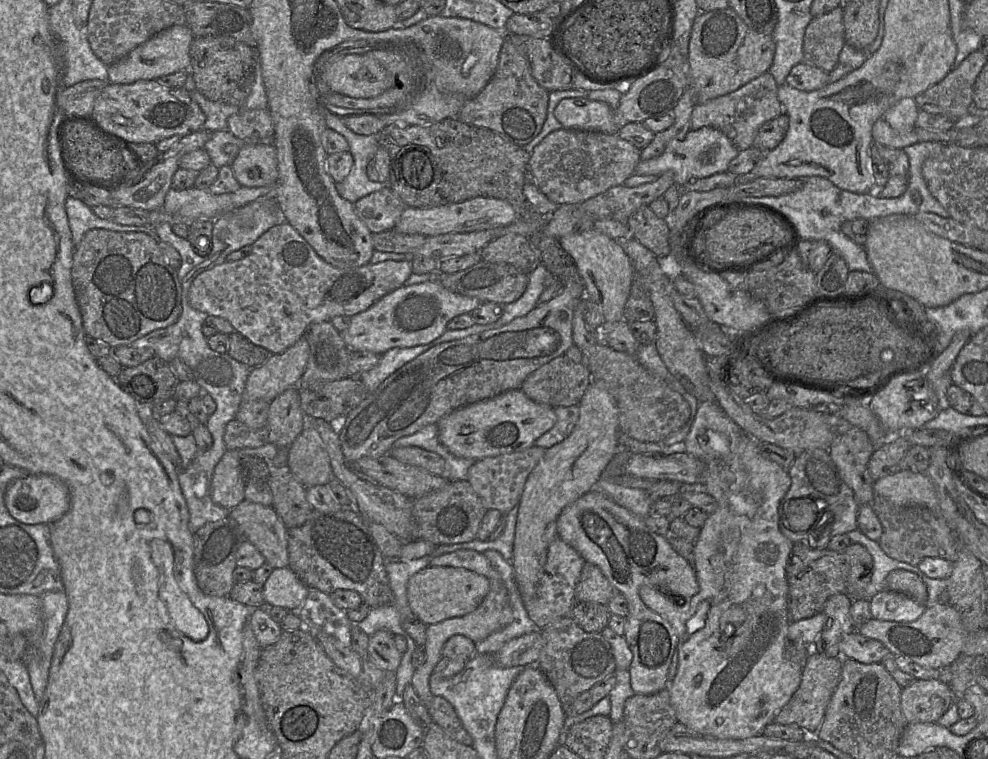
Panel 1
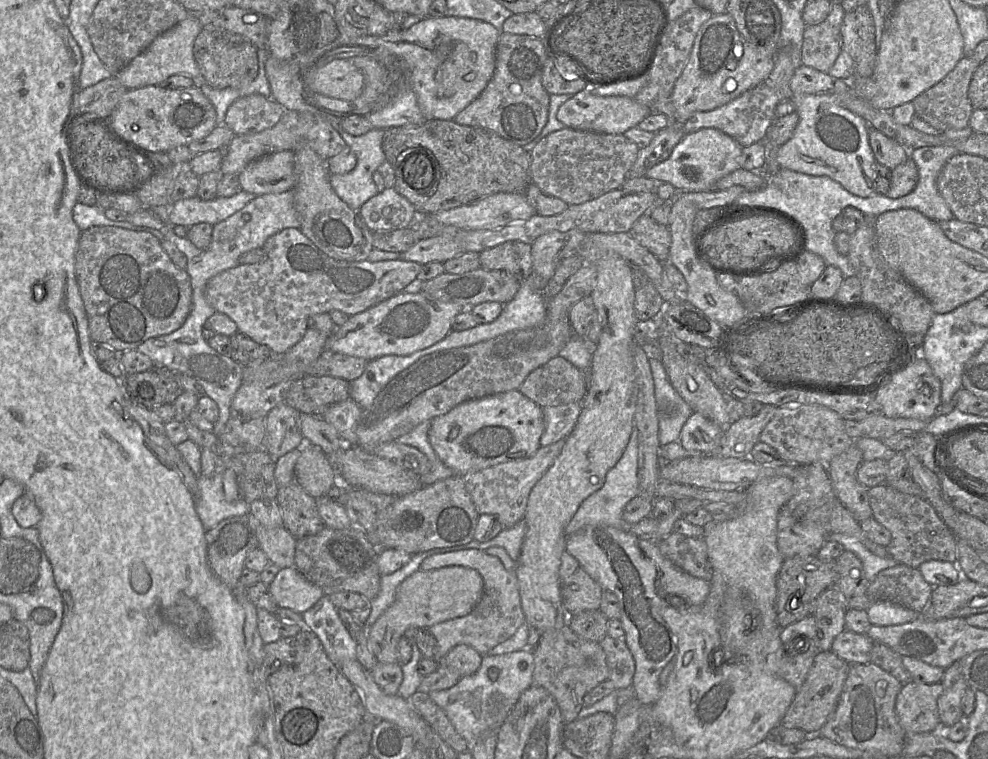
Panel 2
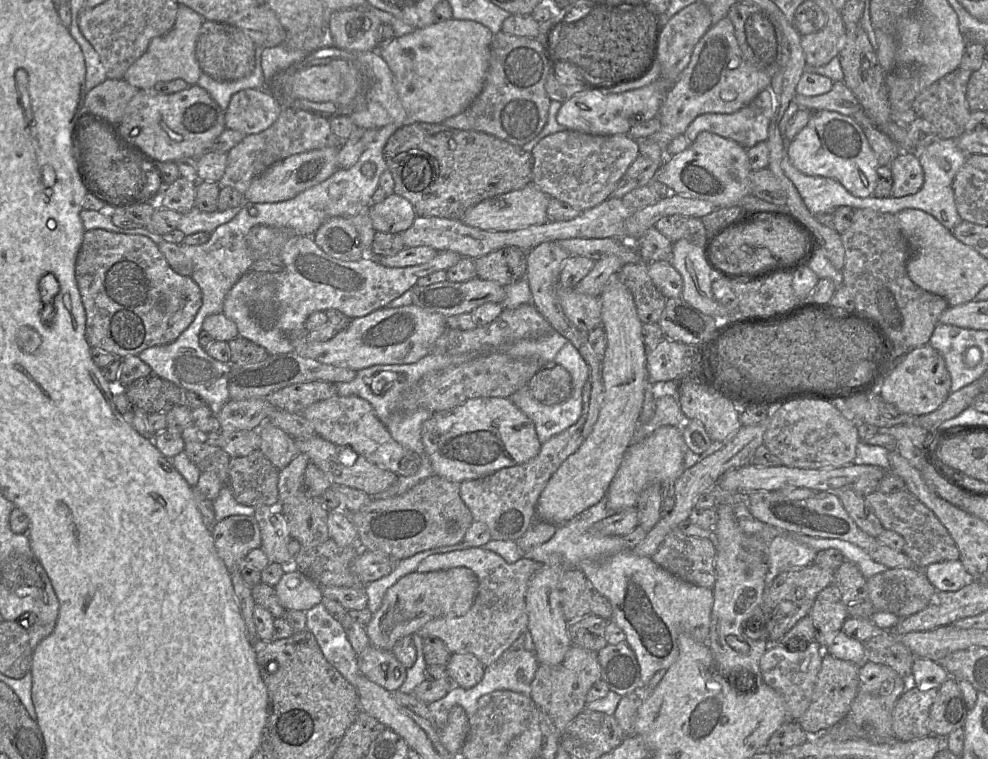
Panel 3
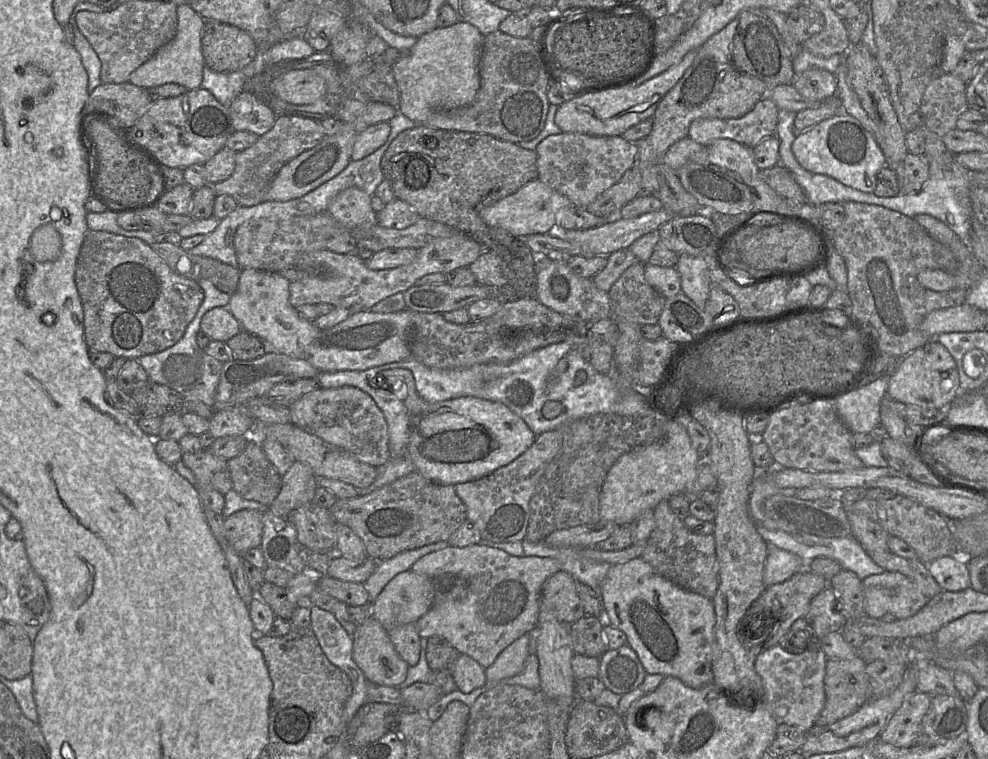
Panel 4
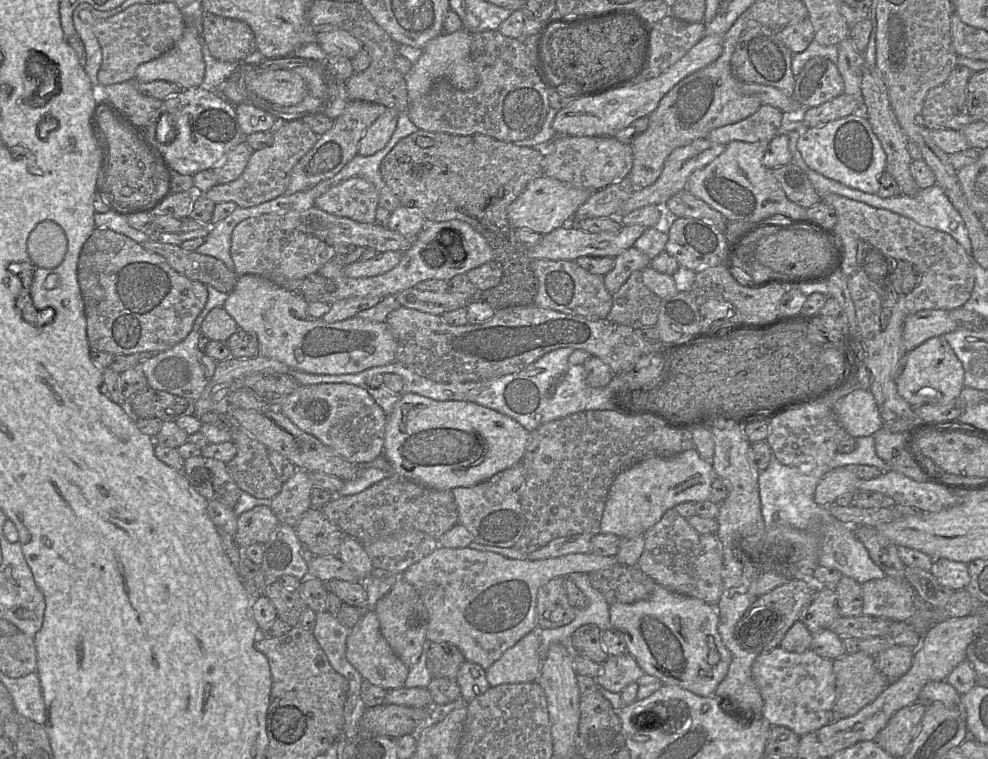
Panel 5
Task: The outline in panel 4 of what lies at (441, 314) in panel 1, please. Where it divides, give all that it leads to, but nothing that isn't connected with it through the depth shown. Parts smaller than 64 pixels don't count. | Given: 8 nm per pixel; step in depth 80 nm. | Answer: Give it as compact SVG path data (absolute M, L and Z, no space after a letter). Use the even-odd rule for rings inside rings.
M241 269L238 287L226 308L240 323L242 331L262 341L266 352L306 360L321 372L364 371L411 357L407 331L413 311L361 311L331 328L320 329L314 322L298 316L289 301L289 282L278 273Z

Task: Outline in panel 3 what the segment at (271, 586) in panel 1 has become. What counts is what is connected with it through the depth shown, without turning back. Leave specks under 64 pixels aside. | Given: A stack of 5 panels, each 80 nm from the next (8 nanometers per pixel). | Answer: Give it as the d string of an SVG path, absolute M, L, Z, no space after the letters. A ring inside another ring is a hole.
M294 566L286 568L274 589L286 610L307 611L324 597L322 587Z

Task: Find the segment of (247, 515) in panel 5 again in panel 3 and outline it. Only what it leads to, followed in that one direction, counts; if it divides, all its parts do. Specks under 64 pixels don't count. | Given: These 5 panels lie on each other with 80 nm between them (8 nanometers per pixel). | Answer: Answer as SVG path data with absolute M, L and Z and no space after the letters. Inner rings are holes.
M229 516L217 522L211 532L217 553L229 572L240 569L246 555L262 545L260 528L254 516Z

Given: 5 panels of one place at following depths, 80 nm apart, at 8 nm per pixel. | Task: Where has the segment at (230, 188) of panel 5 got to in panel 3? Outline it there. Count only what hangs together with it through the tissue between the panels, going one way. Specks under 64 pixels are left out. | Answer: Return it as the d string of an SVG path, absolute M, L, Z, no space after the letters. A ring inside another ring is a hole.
M283 106L277 120L266 130L246 135L227 152L225 172L218 182L219 188L231 187L244 194L251 182L275 163L295 154L325 147L340 147L341 142L331 131L329 120L308 109Z

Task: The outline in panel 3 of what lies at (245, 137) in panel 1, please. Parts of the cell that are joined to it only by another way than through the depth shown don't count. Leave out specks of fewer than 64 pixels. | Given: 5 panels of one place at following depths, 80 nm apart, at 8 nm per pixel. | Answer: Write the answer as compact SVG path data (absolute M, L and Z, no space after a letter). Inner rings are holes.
M245 89L234 94L225 110L225 127L246 135L268 129L280 115L283 104L265 89Z

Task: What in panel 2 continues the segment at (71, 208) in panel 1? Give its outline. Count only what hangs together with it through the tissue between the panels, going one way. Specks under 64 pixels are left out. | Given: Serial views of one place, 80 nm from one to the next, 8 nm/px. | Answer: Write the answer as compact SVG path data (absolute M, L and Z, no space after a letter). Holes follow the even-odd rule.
M77 202L73 207L72 216L74 222L77 224L81 232L93 227L93 226L111 226L123 228L126 230L132 230L136 232L149 232L161 242L165 240L162 233L159 230L148 227L137 227L128 221L112 221L104 215L104 210L100 207L88 206Z

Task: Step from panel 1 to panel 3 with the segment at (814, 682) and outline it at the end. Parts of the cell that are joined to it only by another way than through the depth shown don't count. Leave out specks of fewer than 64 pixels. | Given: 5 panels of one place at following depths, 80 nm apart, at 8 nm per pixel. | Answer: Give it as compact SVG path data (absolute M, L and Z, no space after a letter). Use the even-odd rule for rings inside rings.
M824 652L810 705L803 716L796 721L806 733L817 733L820 730L828 729L846 716L857 695L859 686L858 670L859 665L840 660Z

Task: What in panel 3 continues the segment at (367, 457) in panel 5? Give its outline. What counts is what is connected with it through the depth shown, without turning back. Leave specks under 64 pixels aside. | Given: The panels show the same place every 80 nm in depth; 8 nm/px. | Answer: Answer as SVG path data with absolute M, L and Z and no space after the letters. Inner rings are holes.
M335 395L326 400L318 401L310 405L301 414L312 424L319 437L333 444L349 446L370 462L383 469L391 471L398 476L412 476L419 469L419 455L394 441L385 425L376 416L371 404L358 396Z

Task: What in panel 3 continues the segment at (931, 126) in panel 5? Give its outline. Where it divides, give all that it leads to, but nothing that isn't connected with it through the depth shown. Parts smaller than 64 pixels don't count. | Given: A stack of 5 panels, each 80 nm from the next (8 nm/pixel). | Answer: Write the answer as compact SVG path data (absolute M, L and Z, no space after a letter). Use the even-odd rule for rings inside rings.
M957 68L952 73L940 78L917 95L912 104L916 115L926 120L937 132L939 138L956 139L965 133L965 125L971 110L966 101L966 90L972 71Z

